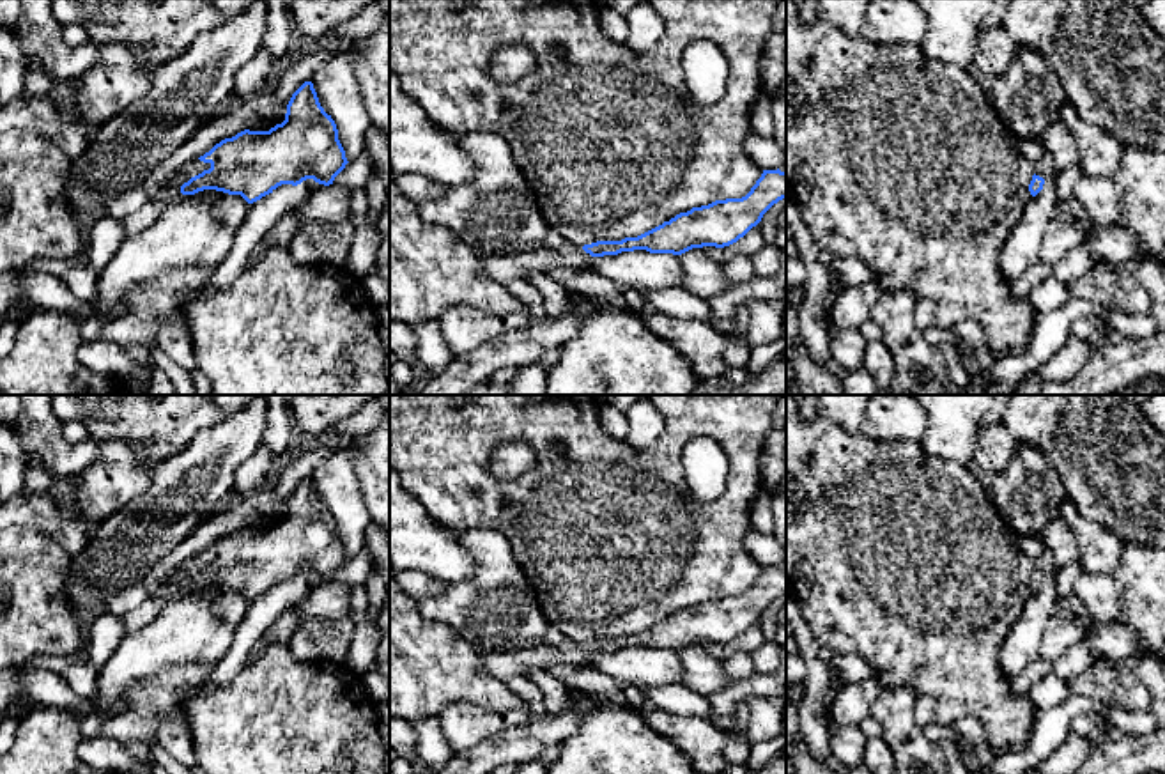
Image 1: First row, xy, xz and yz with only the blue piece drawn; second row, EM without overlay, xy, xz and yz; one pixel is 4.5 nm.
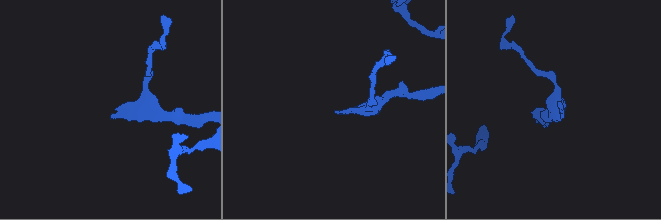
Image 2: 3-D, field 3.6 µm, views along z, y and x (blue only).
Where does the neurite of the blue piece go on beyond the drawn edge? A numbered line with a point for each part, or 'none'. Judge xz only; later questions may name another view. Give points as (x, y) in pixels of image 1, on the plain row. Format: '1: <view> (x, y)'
1: xz (503, 666)

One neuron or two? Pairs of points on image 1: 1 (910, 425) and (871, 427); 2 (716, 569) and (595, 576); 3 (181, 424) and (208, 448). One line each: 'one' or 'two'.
1: one
2: one
3: two

